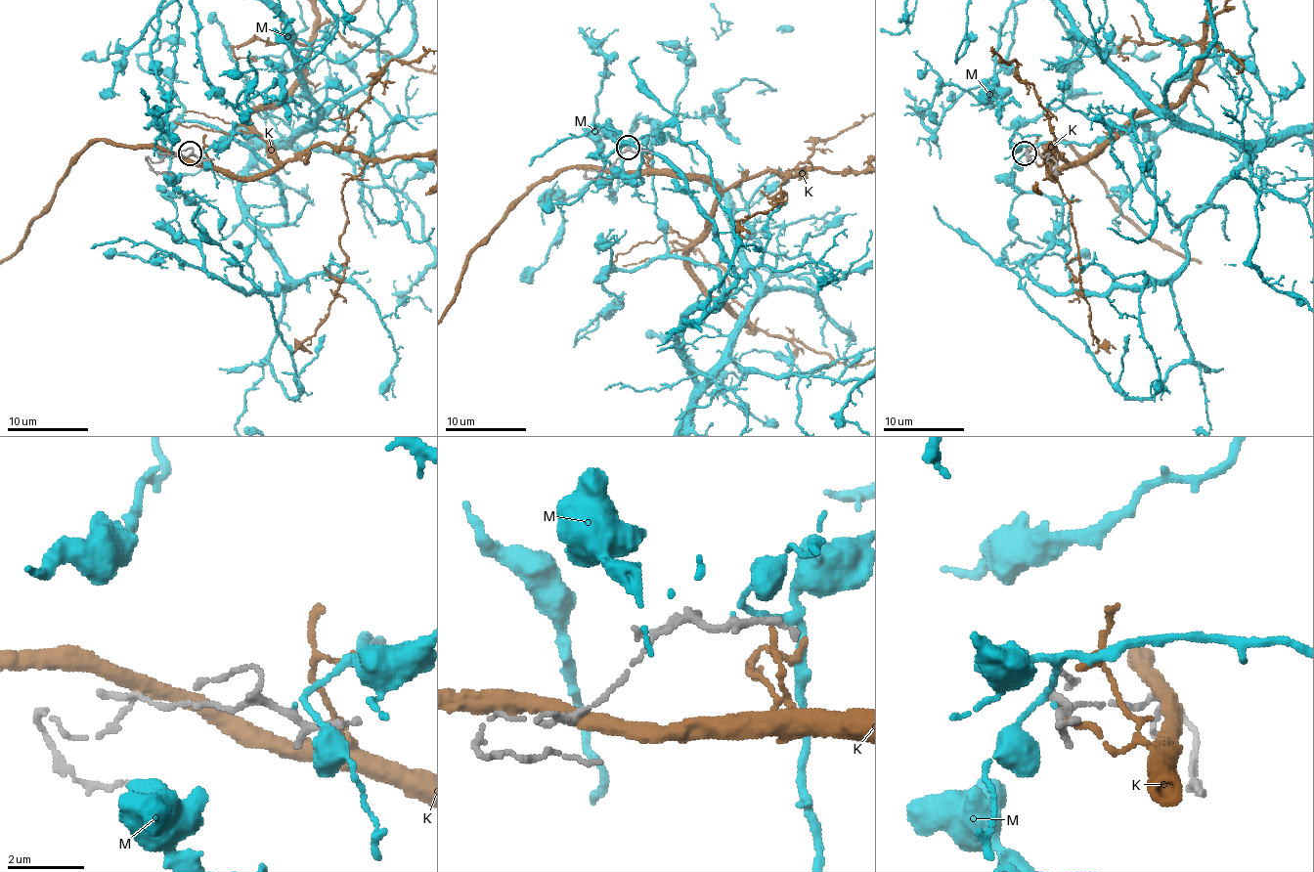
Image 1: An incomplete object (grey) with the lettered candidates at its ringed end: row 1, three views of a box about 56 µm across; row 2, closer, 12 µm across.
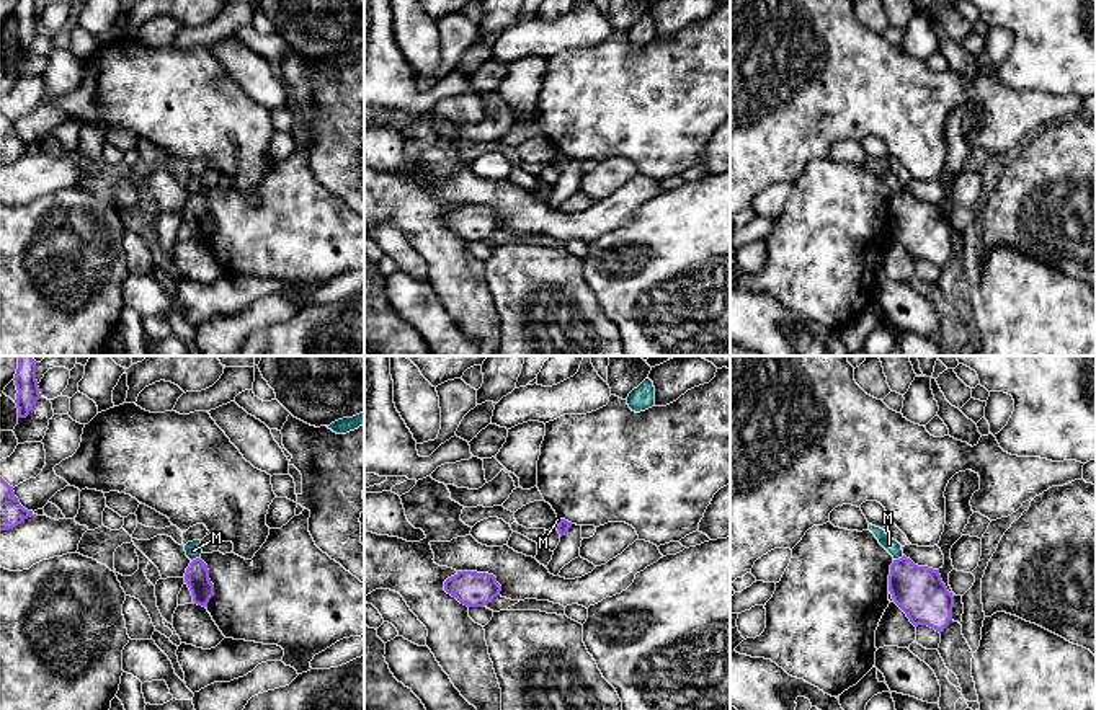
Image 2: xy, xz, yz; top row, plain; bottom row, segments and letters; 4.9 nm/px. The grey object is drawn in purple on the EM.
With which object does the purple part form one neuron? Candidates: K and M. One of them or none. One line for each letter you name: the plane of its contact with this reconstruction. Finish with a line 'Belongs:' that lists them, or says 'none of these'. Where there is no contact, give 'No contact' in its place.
Belongs: none of these

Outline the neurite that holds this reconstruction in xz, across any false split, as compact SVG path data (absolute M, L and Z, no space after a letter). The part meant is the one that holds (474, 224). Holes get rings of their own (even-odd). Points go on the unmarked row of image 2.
M457 206L444 215L444 225L467 242L483 242L500 230L501 220L493 209Z

